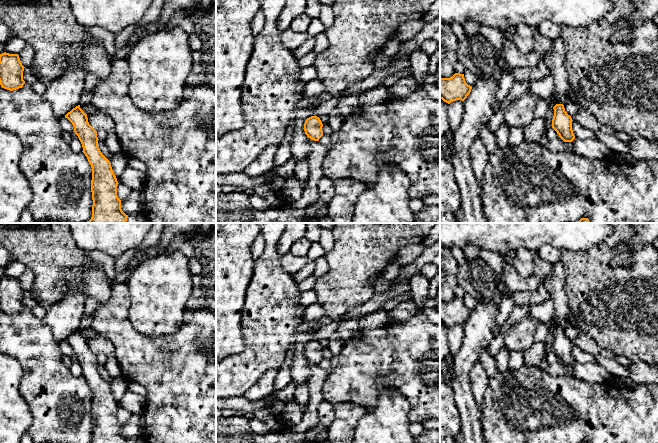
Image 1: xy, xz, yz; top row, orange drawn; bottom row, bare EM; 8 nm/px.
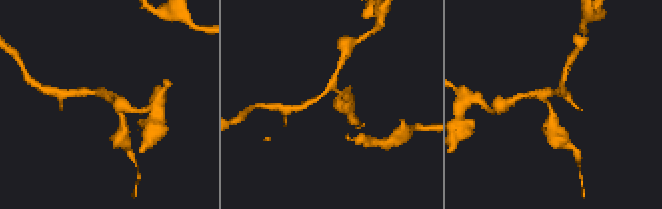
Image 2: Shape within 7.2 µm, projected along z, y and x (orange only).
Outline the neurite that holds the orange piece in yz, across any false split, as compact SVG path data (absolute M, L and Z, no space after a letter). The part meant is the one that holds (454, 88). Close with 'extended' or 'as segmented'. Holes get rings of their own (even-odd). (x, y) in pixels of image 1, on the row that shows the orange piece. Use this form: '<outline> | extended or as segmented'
M455 73L450 78L440 78L440 99L450 104L453 101L464 101L470 94L472 86L465 81L464 74Z | as segmented

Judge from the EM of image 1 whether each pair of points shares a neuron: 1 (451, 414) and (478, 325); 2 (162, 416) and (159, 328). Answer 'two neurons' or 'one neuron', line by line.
1: two neurons
2: two neurons

